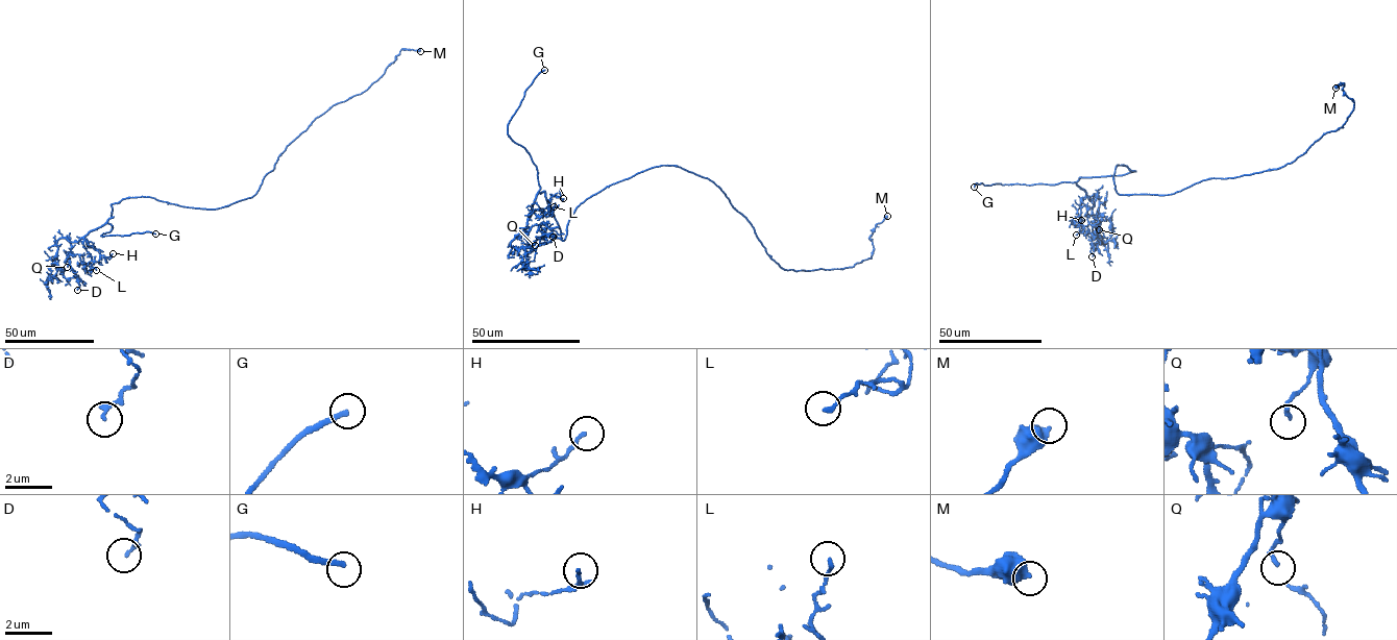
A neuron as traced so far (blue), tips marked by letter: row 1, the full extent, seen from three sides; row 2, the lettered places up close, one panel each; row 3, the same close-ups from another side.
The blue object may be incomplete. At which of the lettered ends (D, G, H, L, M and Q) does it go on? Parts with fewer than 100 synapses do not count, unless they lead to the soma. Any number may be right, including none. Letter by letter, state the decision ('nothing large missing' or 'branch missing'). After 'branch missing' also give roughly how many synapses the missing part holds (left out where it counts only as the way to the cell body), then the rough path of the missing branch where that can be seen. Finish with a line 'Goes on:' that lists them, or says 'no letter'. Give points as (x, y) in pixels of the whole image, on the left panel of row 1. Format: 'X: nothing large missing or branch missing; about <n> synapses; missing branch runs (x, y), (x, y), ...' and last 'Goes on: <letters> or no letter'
D: nothing large missing
G: branch missing; missing branch runs (155, 234), (171, 237)
H: nothing large missing
L: nothing large missing
M: nothing large missing
Q: nothing large missing
Goes on: G

